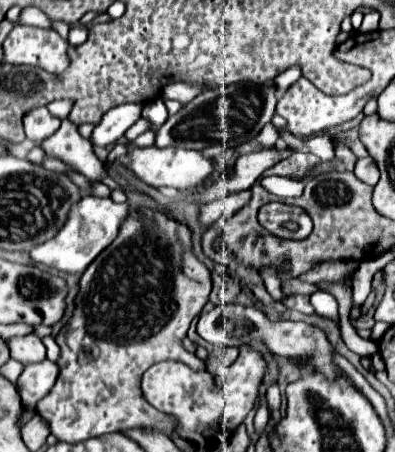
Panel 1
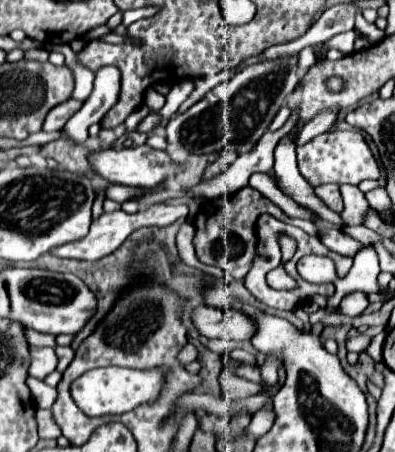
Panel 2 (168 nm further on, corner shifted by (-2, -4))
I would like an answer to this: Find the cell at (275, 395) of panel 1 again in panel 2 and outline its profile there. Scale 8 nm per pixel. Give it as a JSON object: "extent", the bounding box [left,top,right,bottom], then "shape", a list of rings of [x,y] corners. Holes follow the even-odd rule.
{"extent":[338,291,370,317],"shape":[[[360,291],[348,293],[348,295],[344,295],[338,313],[340,313],[340,315],[356,317],[356,315],[362,315],[368,305],[370,305],[370,301],[368,301],[368,295],[366,295],[366,293],[360,293]]]}

